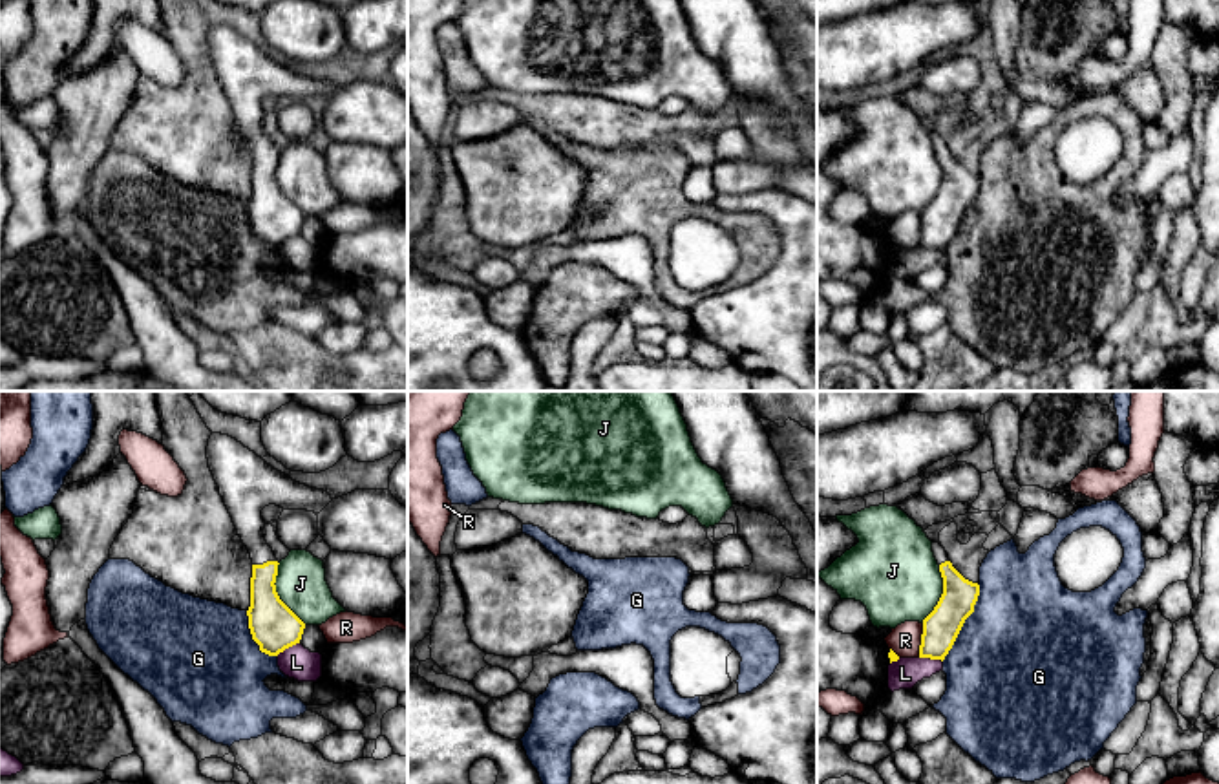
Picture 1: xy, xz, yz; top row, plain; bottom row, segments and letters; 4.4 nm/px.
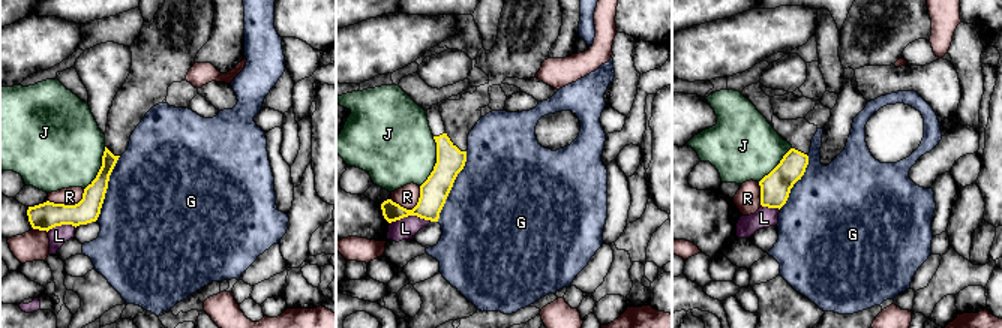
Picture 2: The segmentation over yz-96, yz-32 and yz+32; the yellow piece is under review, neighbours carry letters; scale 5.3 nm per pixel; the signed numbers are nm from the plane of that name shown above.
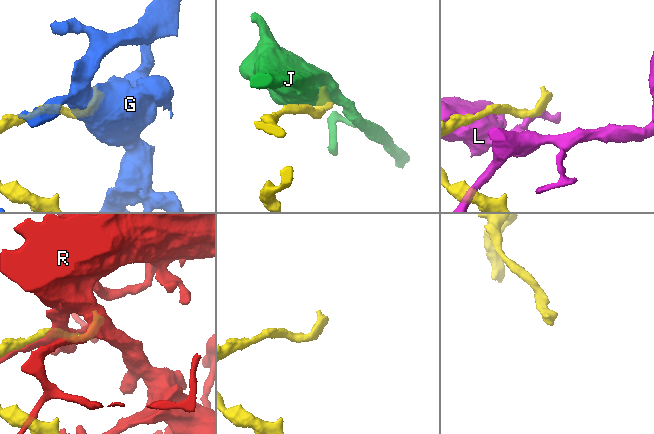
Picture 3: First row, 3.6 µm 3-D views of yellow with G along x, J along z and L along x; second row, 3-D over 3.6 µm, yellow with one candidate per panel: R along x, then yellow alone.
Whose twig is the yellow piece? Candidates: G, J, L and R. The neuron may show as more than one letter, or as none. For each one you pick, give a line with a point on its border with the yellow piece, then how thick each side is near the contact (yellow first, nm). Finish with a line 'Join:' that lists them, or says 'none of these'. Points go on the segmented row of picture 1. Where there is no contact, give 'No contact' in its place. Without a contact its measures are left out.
Join: none of these

